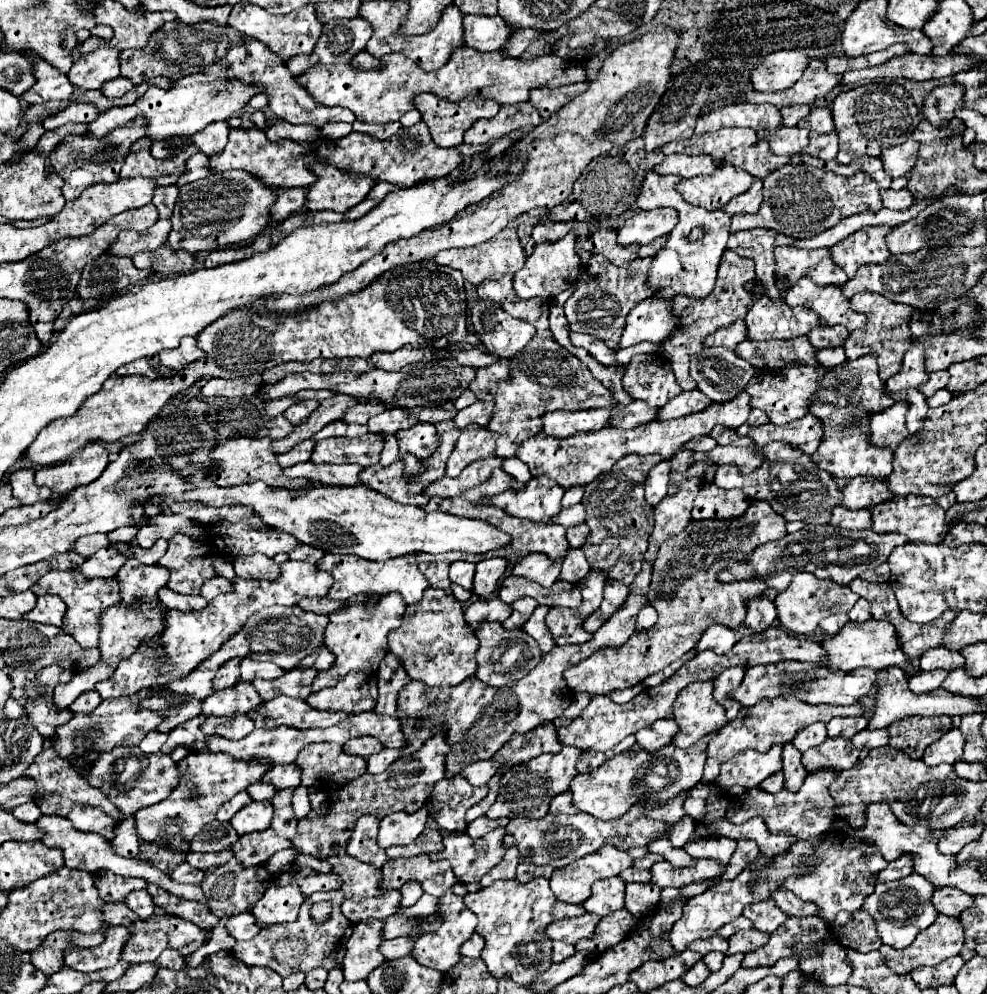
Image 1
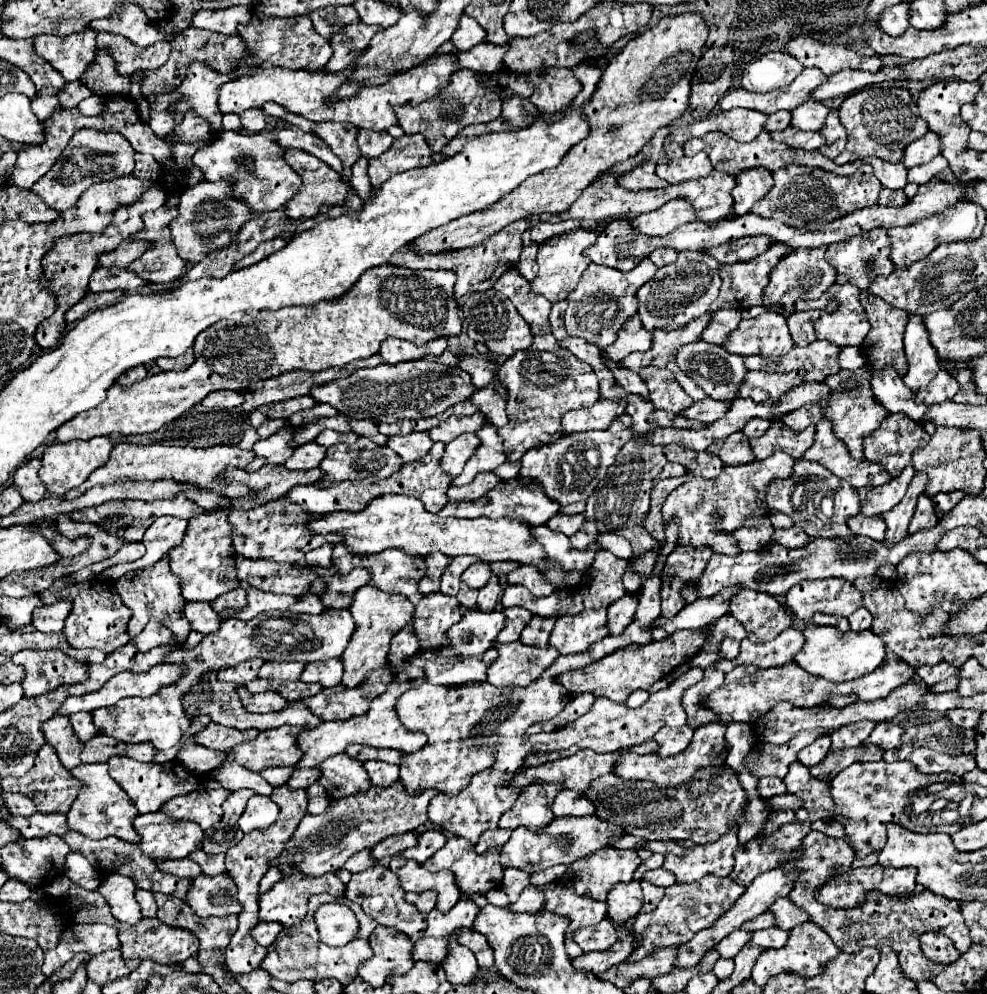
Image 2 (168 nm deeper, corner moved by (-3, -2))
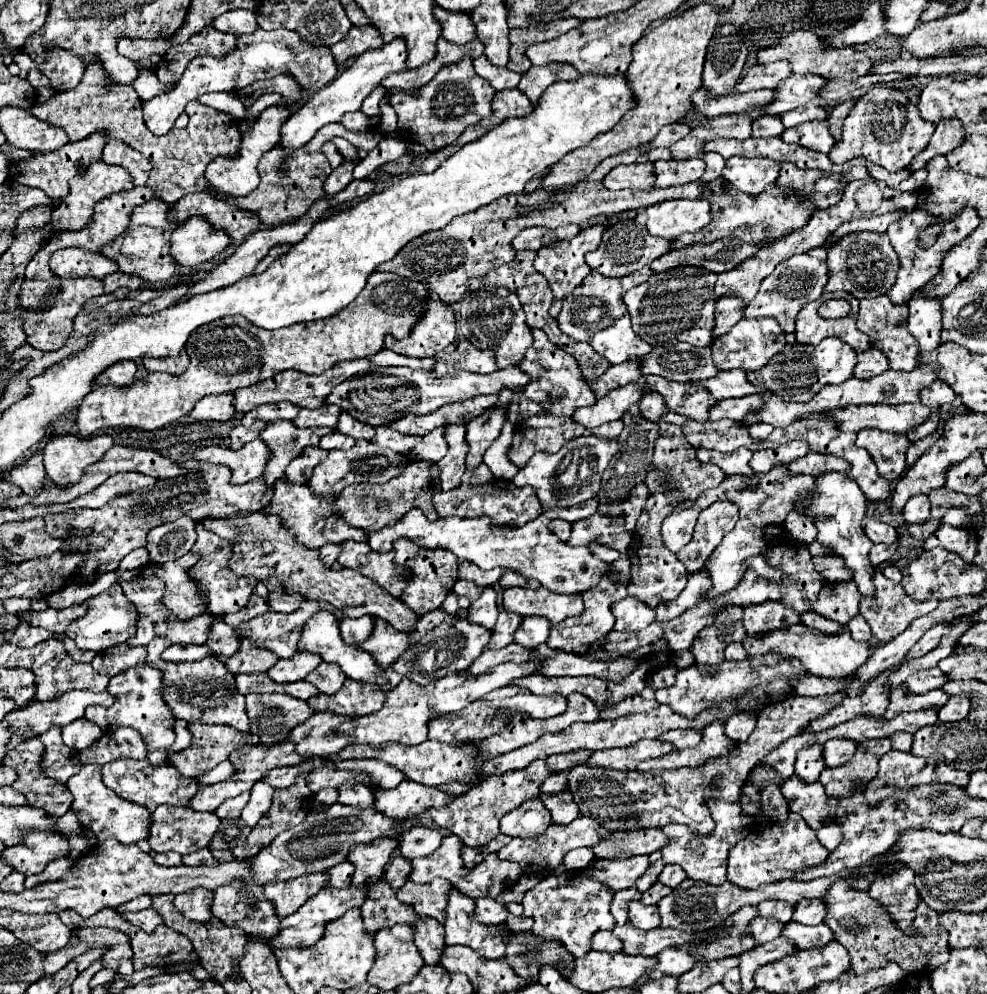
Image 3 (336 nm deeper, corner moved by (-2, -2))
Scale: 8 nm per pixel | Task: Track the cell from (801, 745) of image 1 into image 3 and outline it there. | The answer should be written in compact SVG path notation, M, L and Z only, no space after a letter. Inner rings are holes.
M813 744L809 748L803 748L797 754L795 774L801 776L805 782L817 782L823 768L825 768L825 760L823 760L823 746L821 744Z

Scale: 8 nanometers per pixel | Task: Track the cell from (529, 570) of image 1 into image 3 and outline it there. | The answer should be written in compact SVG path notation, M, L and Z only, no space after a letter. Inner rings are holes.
M503 570L499 584L501 584L501 588L511 588L511 586L533 588L533 590L541 588L541 584L537 584L537 580L527 580L527 578L523 578L521 574L517 574L517 572L509 572L509 570Z

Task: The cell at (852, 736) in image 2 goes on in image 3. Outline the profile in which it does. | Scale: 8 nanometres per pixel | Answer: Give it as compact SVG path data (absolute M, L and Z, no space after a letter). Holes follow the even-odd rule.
M833 738L833 740L829 740L823 748L825 748L825 752L823 752L823 756L825 756L825 764L831 766L831 768L835 768L835 766L845 764L845 762L853 756L857 744L855 744L853 740Z

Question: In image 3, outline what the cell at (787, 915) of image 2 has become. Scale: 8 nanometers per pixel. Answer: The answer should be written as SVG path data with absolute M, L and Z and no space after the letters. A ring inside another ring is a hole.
M803 898L795 904L795 910L793 910L795 922L807 924L807 926L817 926L823 922L823 918L825 918L825 904L821 904L821 900Z

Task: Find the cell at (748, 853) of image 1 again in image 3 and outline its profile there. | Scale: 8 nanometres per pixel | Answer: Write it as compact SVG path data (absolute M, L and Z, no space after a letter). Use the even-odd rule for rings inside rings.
M791 812L783 818L769 818L761 822L749 836L739 840L729 850L727 880L741 888L757 888L761 884L791 878L793 872L821 864L827 860L827 856L829 850L821 848L821 842L817 840L817 832L809 828L801 816Z

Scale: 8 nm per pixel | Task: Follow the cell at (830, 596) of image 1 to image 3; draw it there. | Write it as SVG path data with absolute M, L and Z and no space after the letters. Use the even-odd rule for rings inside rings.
M853 580L839 584L829 582L823 584L817 600L809 602L809 610L819 612L821 616L845 626L859 612L859 600L861 600L861 592L857 592Z

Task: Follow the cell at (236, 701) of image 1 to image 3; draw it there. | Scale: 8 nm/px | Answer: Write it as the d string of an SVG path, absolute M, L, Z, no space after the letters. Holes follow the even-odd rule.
M249 694L247 696L247 716L251 720L251 734L257 734L261 744L277 744L285 740L293 726L305 722L313 710L307 702L297 700L287 694Z

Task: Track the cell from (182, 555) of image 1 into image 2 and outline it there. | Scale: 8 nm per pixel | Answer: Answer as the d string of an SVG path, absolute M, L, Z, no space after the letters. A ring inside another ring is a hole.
M218 510L190 520L184 542L170 552L170 568L182 580L182 596L188 602L214 602L214 598L238 588L234 558L236 552L232 546L232 528L228 522L228 512Z

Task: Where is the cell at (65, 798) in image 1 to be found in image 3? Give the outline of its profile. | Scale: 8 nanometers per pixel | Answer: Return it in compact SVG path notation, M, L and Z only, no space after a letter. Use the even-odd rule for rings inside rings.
M33 738L33 740L27 740L25 744L21 744L21 748L15 748L13 752L9 752L9 756L5 756L3 764L17 772L17 780L13 782L13 788L27 798L29 806L41 808L41 810L49 812L49 816L59 818L59 816L67 814L67 810L73 802L73 794L69 792L69 788L65 784L61 784L61 782L57 782L45 774L45 768L41 766L43 754L45 754L45 748L43 748L41 740Z

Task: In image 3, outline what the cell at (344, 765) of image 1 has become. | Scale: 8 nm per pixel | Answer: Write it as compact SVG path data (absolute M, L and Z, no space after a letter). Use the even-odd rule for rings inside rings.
M343 784L339 790L339 802L341 804L353 804L359 808L367 808L375 800L375 790L367 784Z

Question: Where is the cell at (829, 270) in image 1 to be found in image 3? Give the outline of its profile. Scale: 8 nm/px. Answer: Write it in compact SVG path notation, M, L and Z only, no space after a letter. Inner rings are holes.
M817 246L817 248L813 248L805 254L791 256L787 260L783 260L781 264L777 264L777 268L761 282L761 288L759 288L757 296L747 304L745 318L773 316L785 332L793 332L799 310L805 304L809 304L813 300L819 300L821 294L823 294L823 288L829 280L829 270L827 270L825 258L827 258L827 248Z

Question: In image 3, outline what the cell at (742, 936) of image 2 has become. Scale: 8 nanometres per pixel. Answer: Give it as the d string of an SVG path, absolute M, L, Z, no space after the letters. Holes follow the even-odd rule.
M759 916L749 922L749 936L753 938L755 944L765 944L765 942L771 942L773 938L777 938L781 934L781 928L783 924L777 924L777 920L761 920Z

